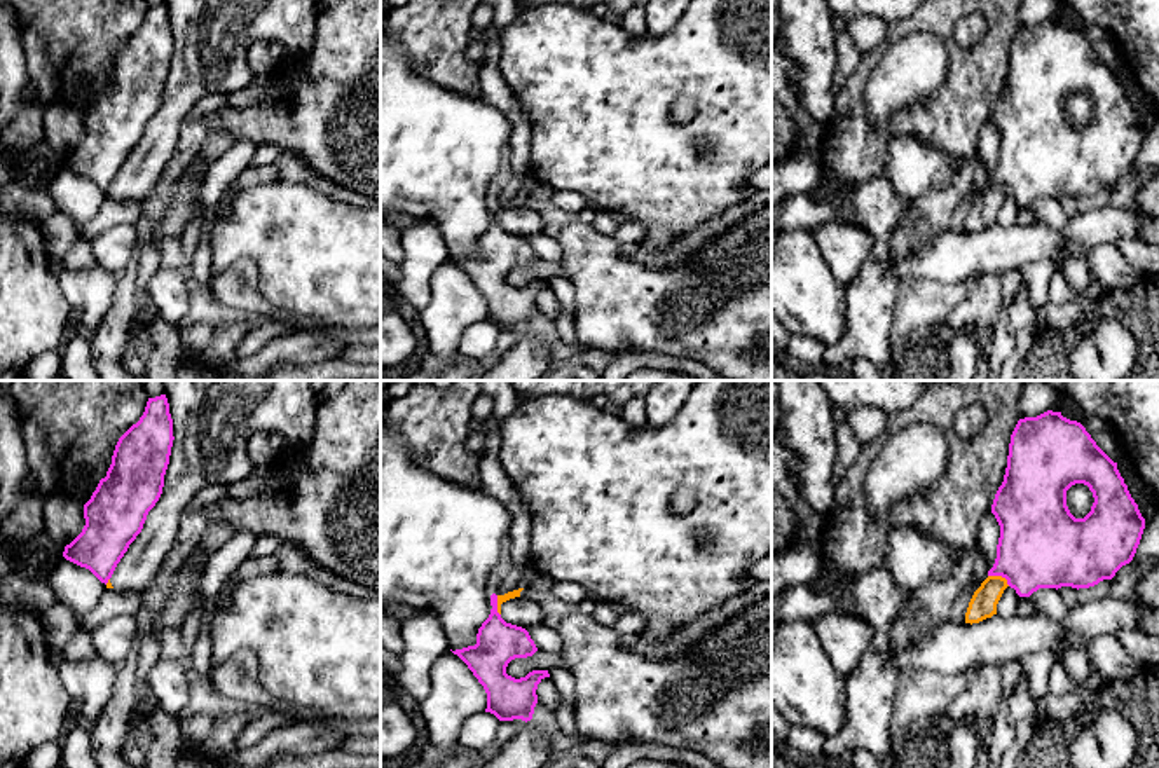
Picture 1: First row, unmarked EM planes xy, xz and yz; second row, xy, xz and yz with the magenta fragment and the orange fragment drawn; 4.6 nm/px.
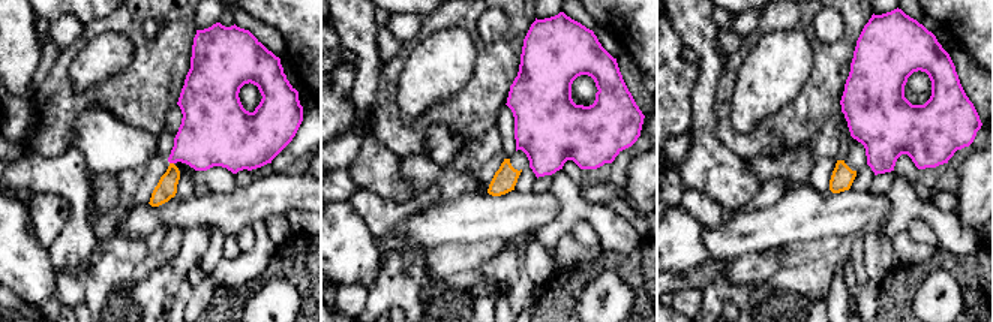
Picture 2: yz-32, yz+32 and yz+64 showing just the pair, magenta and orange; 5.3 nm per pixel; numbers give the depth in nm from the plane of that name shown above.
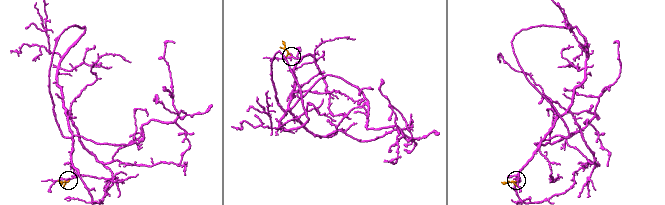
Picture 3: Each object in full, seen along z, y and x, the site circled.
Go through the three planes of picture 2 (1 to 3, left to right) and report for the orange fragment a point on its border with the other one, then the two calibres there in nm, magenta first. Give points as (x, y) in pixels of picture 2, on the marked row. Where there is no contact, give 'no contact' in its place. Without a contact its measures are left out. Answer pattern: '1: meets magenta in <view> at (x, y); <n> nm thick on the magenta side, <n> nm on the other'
1: meets magenta in yz-32 at (171, 162); 320 nm thick on the magenta side, 110 nm on the other
2: no contact
3: no contact

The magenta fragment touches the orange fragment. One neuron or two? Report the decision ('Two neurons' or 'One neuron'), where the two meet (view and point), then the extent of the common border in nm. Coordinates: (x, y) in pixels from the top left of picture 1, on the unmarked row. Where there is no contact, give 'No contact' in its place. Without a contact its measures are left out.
Two neurons. Touches magenta at yz (1001, 184). Shared border 120 nm

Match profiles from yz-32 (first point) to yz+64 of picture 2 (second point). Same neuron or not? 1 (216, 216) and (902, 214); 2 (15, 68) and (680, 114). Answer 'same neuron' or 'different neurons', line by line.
1: different neurons
2: different neurons

